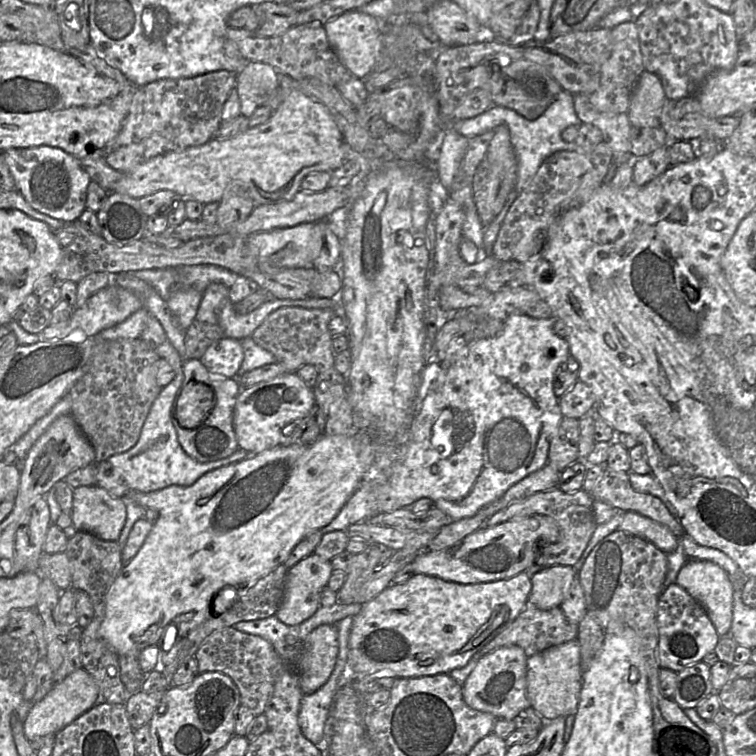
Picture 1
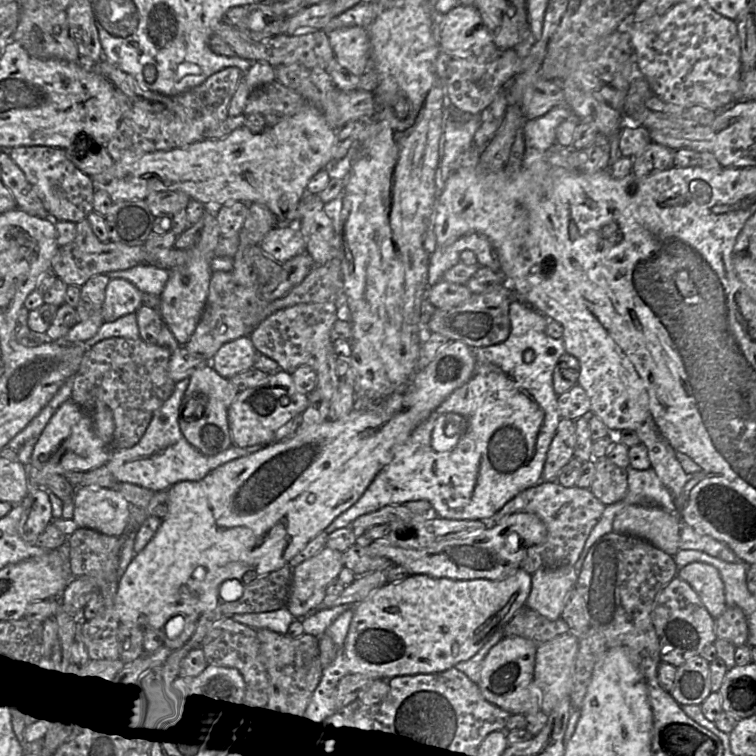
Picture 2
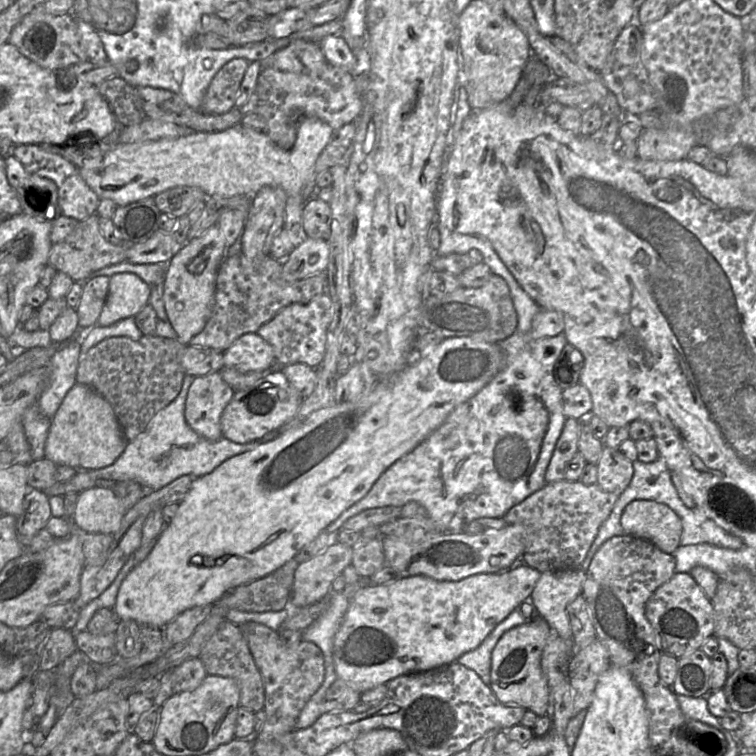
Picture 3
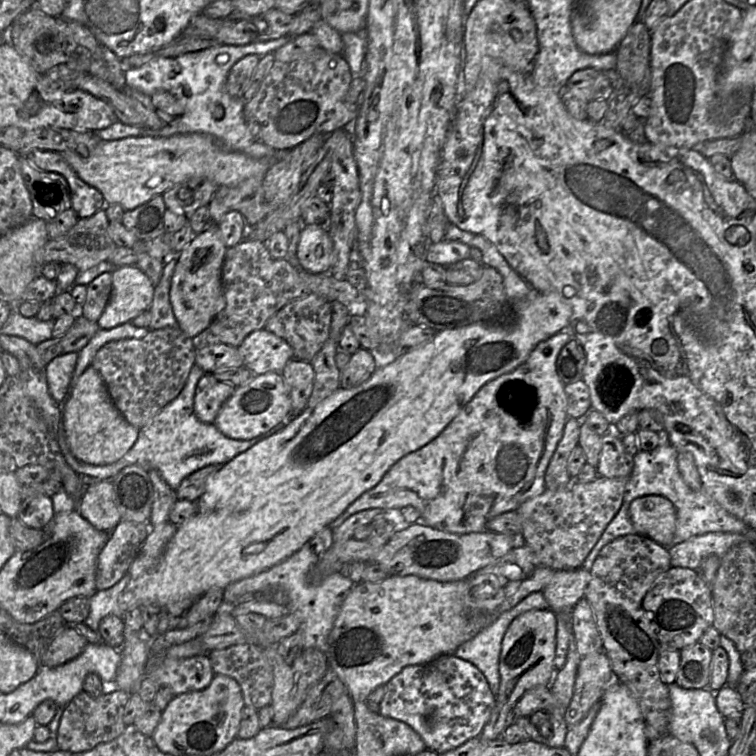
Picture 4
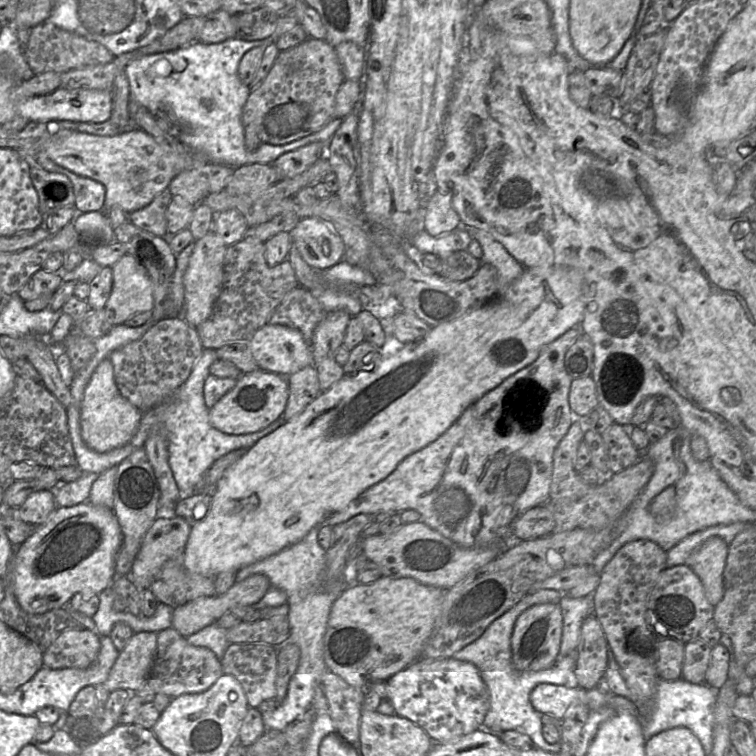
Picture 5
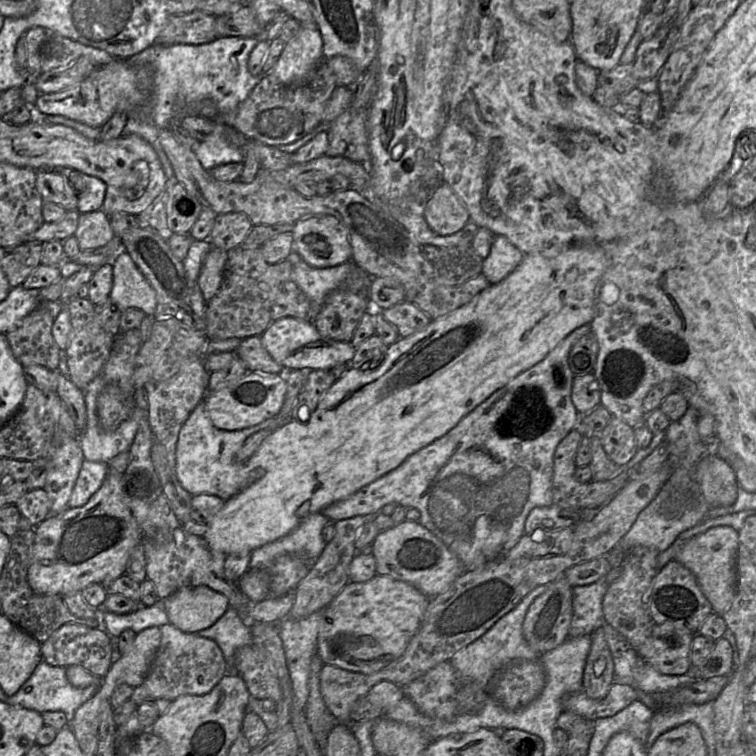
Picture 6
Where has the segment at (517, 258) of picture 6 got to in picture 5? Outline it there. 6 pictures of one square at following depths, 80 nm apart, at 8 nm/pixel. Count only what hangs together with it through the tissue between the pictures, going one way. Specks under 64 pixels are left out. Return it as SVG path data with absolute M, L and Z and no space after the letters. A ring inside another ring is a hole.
M467 228L472 239L482 247L481 263L493 265L498 272L499 294L520 277L524 267L492 235L476 228Z

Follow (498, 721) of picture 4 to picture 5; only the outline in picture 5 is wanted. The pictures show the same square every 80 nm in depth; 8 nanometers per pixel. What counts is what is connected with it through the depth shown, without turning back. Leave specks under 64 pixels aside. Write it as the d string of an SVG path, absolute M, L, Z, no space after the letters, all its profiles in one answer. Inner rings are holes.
M538 604L522 612L515 622L511 637L512 663L520 672L545 670L557 660L563 632L560 604Z

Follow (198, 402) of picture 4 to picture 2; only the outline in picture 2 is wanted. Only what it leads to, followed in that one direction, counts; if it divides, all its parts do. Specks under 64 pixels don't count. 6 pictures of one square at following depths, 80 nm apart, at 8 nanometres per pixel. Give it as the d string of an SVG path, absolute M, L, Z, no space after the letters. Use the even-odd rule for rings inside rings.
M209 364L197 369L189 377L189 386L185 391L180 405L179 427L185 439L199 452L206 456L213 456L225 451L233 445L228 421L228 411L239 394L239 391L229 379L220 376ZM195 394L205 400L205 410L199 419L182 417L187 401Z

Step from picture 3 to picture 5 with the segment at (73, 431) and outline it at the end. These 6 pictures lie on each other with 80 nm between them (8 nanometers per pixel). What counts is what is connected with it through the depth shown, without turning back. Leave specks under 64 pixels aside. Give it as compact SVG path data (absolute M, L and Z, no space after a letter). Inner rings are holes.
M108 359L95 369L81 403L81 437L85 444L98 453L105 453L127 444L140 426L142 412L124 398L116 385L114 371Z

